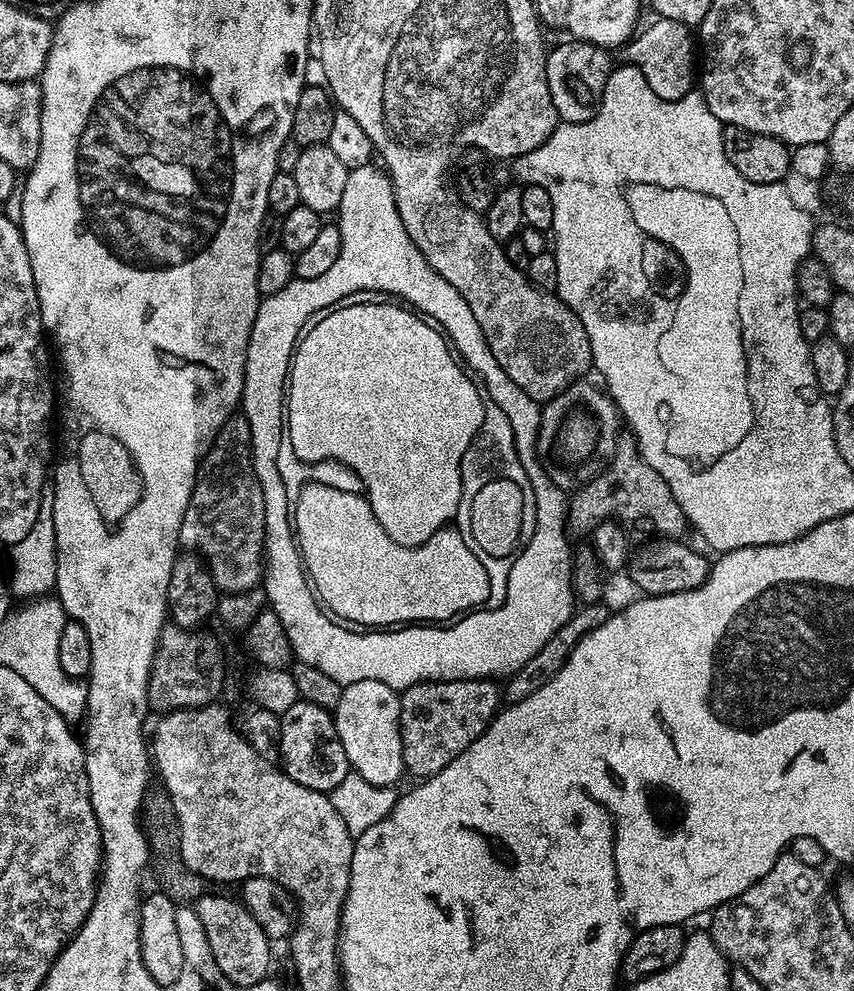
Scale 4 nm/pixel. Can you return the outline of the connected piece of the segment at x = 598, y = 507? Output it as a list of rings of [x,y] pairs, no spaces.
[[[631,434],[621,435],[604,471],[588,484],[581,484],[568,501],[568,527],[575,535],[577,532],[584,538],[591,537],[593,530],[607,520],[623,524],[629,533],[665,540],[683,537],[684,528],[689,527],[678,498],[666,486],[666,478],[642,459],[636,438]]]

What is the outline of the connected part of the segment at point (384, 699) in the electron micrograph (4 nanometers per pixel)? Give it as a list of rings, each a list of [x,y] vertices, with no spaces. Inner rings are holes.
[[[373,679],[350,683],[345,685],[342,698],[332,713],[349,767],[372,785],[397,785],[406,770],[401,740],[399,691]]]

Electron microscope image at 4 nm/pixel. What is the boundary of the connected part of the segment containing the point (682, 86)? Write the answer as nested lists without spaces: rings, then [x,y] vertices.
[[[660,17],[653,21],[644,32],[639,31],[627,43],[624,50],[625,59],[642,70],[650,90],[658,95],[658,98],[662,98],[663,101],[678,101],[688,92],[693,91],[696,82],[695,73],[691,73],[694,66],[696,40],[689,25]]]

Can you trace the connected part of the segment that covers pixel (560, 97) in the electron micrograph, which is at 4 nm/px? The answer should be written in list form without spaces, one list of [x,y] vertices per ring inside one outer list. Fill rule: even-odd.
[[[567,40],[547,53],[547,85],[550,86],[551,100],[557,111],[557,117],[563,122],[582,123],[593,118],[603,96],[607,78],[614,66],[609,51],[592,43]]]

